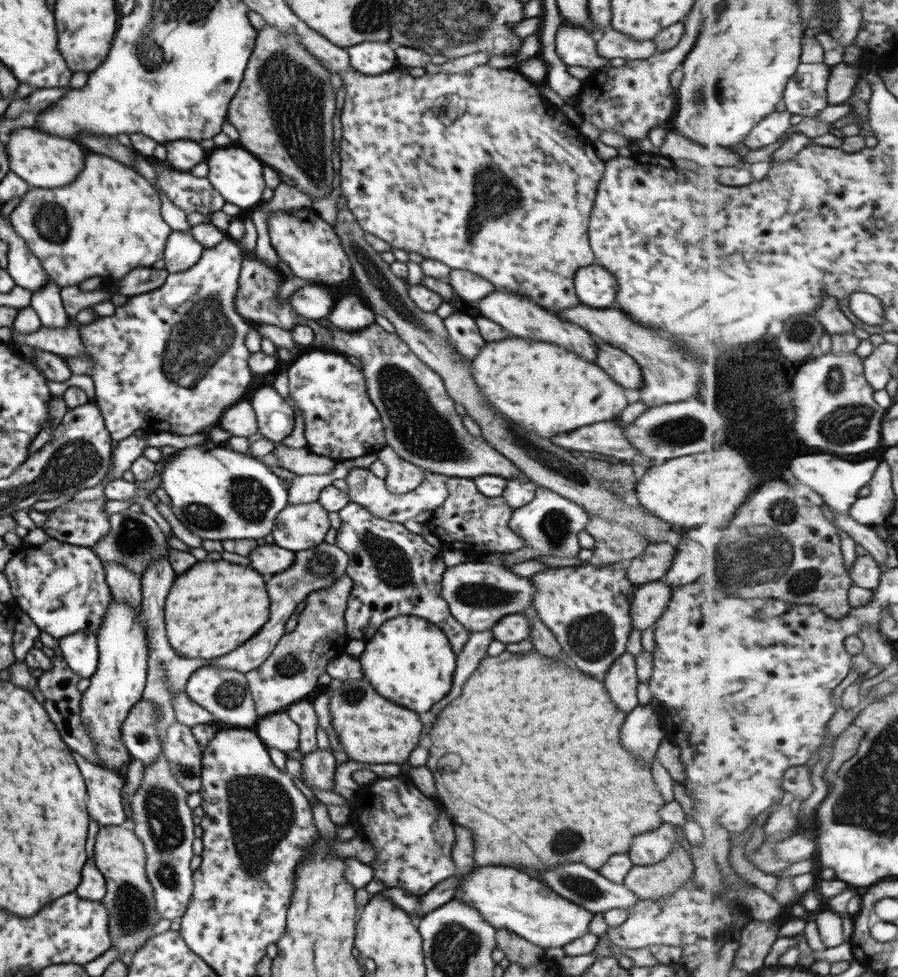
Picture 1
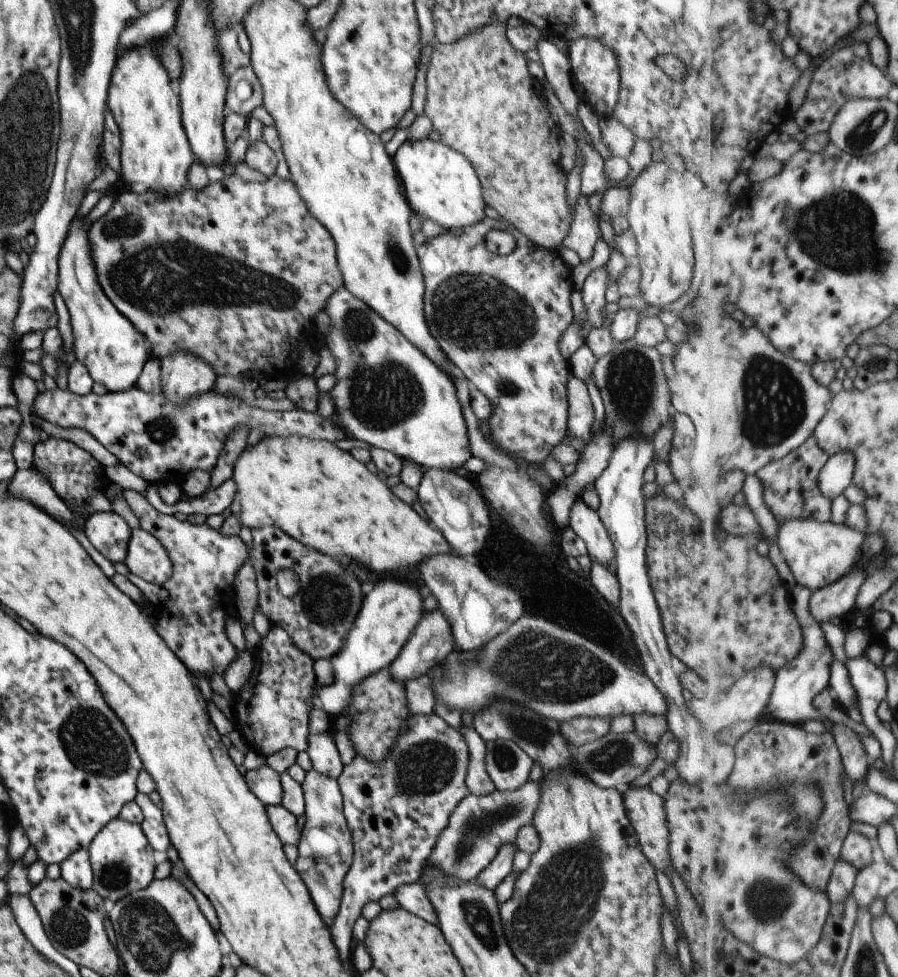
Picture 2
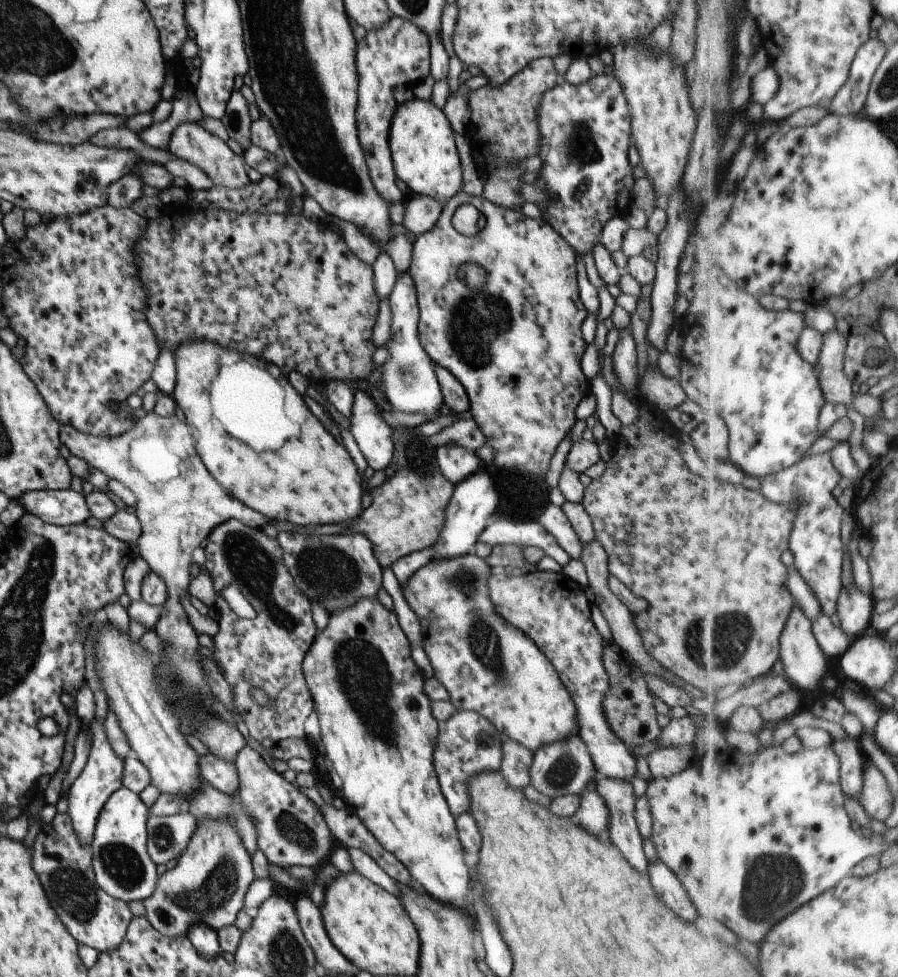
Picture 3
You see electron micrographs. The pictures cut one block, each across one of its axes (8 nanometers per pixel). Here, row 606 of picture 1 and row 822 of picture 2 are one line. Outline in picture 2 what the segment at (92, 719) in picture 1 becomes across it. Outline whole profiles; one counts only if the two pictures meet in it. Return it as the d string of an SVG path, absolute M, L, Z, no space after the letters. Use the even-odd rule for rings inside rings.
M118 817L114 818L112 822L100 830L100 833L92 840L88 850L90 864L92 864L94 872L92 889L104 901L111 900L117 903L132 892L148 888L155 880L154 850L138 824L126 822Z

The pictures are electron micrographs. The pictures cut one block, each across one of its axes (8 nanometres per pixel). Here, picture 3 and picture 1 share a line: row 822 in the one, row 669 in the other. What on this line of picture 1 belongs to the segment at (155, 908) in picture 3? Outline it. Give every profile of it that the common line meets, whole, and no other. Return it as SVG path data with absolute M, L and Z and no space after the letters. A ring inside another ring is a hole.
M204 665L189 676L185 693L196 704L210 712L216 722L230 724L234 728L254 729L260 720L246 675L243 672Z

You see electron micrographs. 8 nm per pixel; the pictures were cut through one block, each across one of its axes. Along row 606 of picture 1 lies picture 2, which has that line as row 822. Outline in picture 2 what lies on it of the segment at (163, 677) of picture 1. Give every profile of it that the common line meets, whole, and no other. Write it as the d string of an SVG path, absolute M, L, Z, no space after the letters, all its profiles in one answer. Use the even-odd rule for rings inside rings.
M138 793L135 802L140 806L143 813L144 821L140 826L148 843L156 852L167 851L171 843L164 823L162 810L146 794Z

